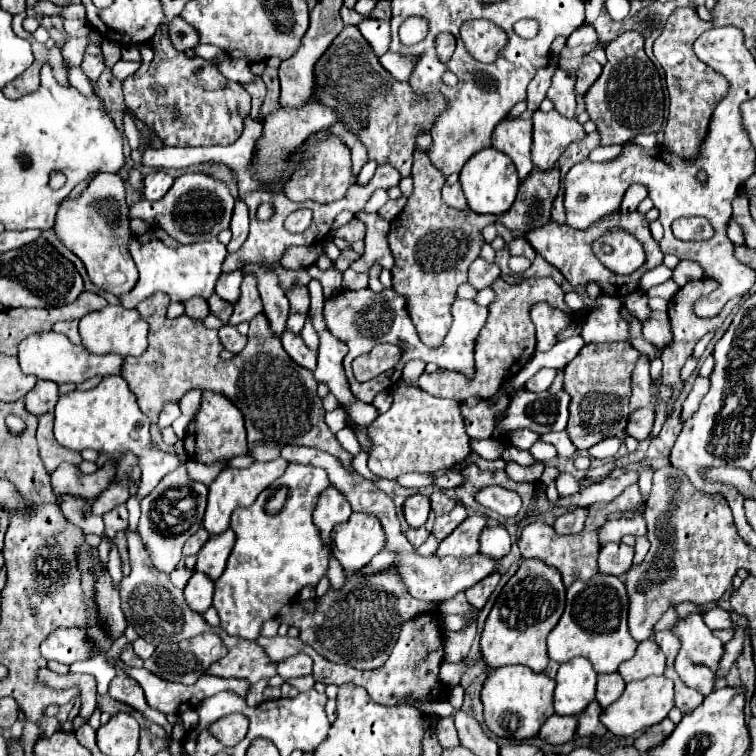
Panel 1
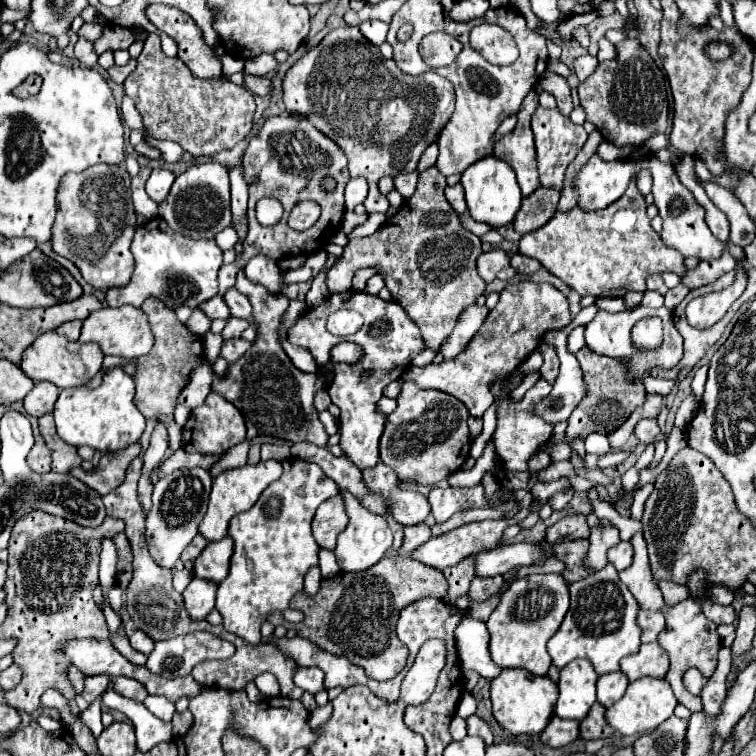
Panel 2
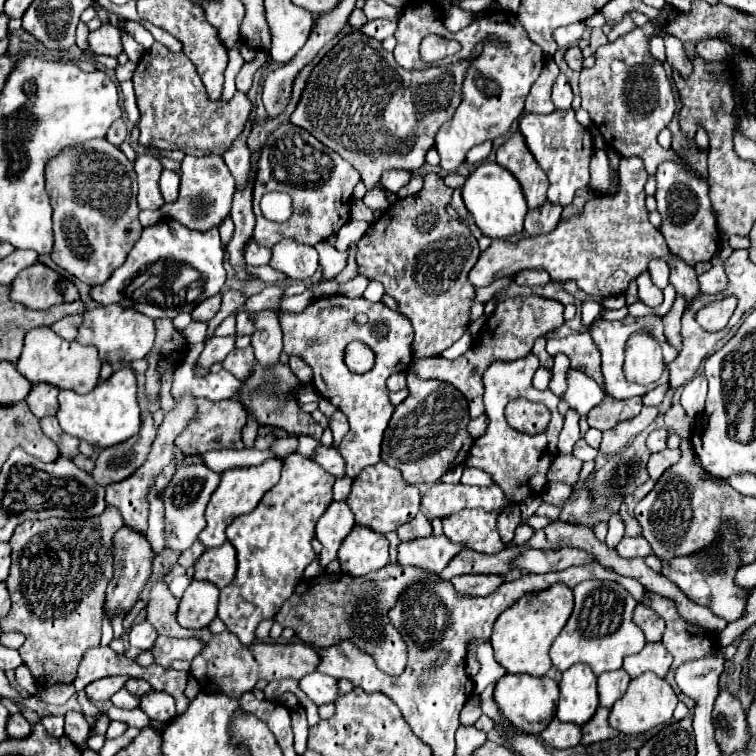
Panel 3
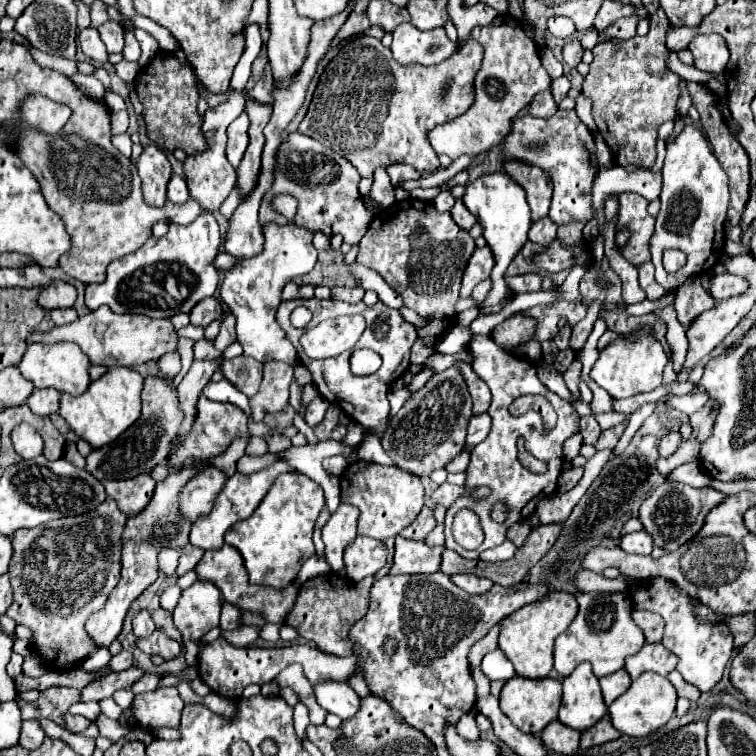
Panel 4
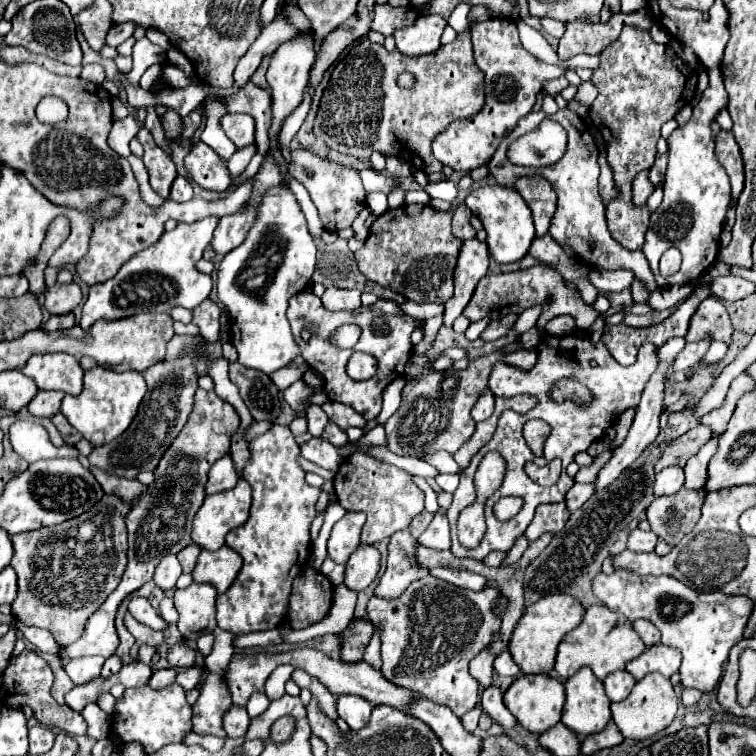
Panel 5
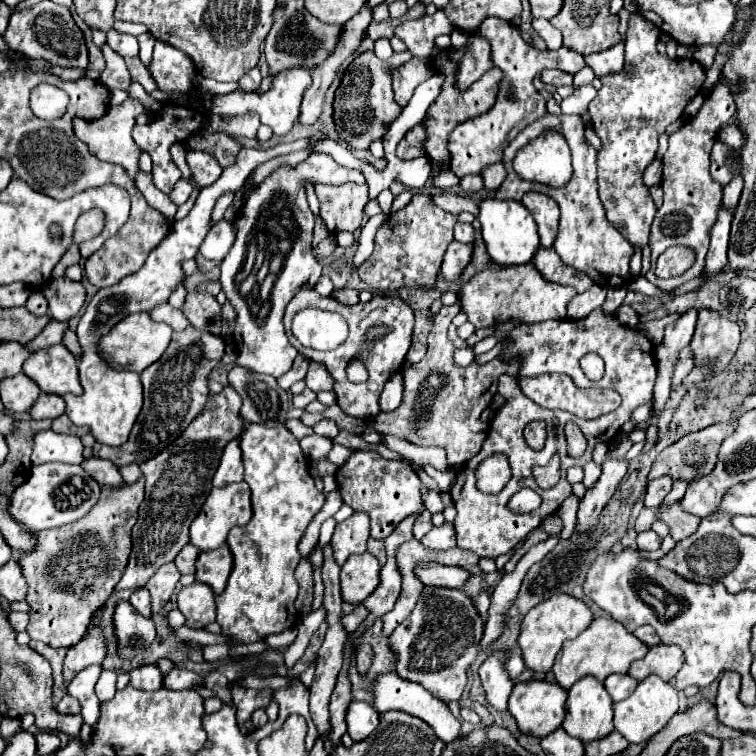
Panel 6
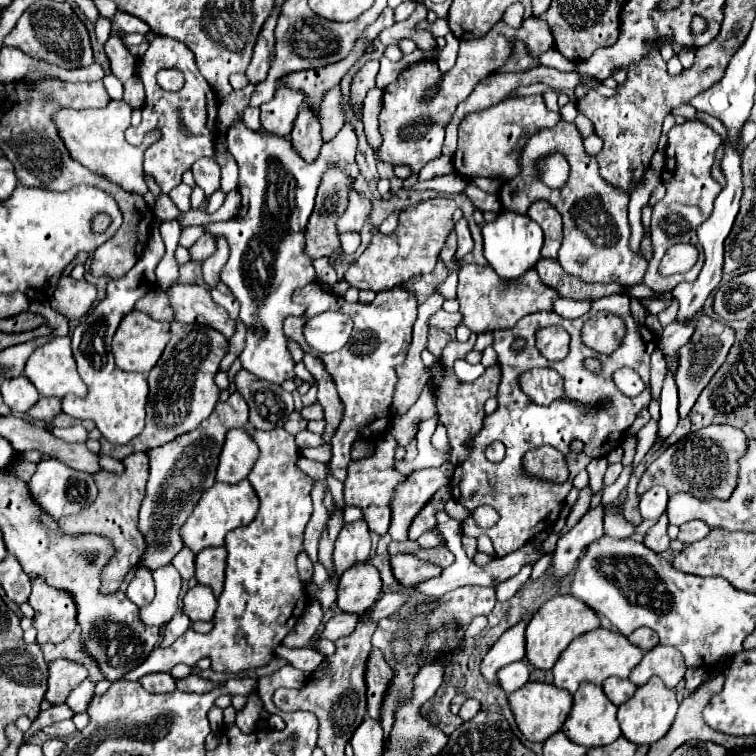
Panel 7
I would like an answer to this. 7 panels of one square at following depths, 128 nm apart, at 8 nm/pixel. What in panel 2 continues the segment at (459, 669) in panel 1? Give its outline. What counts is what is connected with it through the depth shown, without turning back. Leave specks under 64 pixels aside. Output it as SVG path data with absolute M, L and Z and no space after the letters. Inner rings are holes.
M464 616L456 626L456 644L460 644L460 670L474 670L482 678L492 680L500 674L500 668L490 660L488 654L488 630L478 618Z

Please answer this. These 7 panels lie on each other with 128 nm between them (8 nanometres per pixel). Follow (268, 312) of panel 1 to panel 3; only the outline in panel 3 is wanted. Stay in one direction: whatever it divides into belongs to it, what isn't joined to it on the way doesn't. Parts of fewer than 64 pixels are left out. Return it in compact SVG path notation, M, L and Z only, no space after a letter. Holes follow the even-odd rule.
M250 242L246 246L246 264L248 266L262 266L262 264L268 264L268 260L270 260L270 250L268 248L260 248L254 242Z

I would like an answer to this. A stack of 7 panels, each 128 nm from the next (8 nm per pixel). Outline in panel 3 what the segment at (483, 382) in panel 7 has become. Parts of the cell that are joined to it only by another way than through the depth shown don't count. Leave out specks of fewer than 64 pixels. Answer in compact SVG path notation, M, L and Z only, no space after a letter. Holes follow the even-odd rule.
M638 156L622 158L618 168L624 170L624 186L614 198L590 198L580 214L562 218L548 234L528 236L516 244L492 240L490 248L480 254L476 266L470 270L472 286L488 286L524 268L544 268L552 280L574 280L588 296L606 298L624 294L628 284L648 268L650 260L666 260L670 266L670 282L676 286L676 292L692 300L700 292L694 268L668 252L664 236L648 220L648 210L644 206L644 184L648 176L642 160ZM412 372L408 376L408 398L396 406L392 420L384 432L382 440L382 460L402 472L402 478L406 484L434 484L440 482L440 478L466 462L468 452L474 444L474 438L468 434L468 402L466 398L450 384L438 382L438 380L418 380Z

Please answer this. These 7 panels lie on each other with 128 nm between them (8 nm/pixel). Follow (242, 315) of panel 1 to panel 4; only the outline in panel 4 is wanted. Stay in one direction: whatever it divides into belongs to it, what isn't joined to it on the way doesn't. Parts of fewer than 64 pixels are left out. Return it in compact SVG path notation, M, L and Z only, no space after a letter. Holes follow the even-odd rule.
M222 356L216 360L194 360L192 368L180 382L178 404L180 404L180 412L184 414L184 420L180 424L180 432L176 432L176 440L172 440L172 444L170 444L168 456L184 442L184 436L188 436L188 428L192 428L192 420L196 420L196 400L198 400L202 388L206 386L206 382L218 370L220 360L222 360ZM150 472L140 474L130 480L112 480L104 482L106 494L116 500L118 508L130 518L136 516L136 512L142 512L148 506L148 500L152 498L156 482L152 480Z

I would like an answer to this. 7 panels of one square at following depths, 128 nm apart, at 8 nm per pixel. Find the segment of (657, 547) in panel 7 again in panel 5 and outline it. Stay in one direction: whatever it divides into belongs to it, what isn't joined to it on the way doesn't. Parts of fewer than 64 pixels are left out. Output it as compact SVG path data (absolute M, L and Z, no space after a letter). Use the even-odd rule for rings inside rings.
M720 436L713 437L704 448L700 448L700 452L696 456L692 456L692 460L688 460L688 464L684 466L684 474L686 474L686 488L700 488L706 484L706 466L708 460L712 458L712 454L716 452L716 440ZM636 528L630 532L628 538L628 550L632 552L652 552L658 541L658 536L650 531L643 531Z

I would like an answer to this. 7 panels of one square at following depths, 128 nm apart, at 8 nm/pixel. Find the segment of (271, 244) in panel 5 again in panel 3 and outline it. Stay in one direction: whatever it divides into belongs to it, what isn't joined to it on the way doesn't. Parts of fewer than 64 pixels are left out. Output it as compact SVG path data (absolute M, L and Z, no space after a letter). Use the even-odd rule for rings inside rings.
M282 240L272 248L270 266L288 276L304 274L304 278L310 278L318 270L318 252L312 246L302 246L294 240ZM238 314L236 316L236 334L238 336L242 336L242 334L248 334L250 336L252 332L254 332L254 326L252 326L248 314Z

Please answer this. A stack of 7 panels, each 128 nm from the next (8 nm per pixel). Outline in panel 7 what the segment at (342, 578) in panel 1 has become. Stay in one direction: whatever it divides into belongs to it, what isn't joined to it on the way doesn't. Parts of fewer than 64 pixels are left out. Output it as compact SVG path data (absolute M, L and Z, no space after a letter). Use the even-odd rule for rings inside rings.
M366 520L344 524L334 546L334 568L340 576L356 562L366 562L370 552L370 530Z

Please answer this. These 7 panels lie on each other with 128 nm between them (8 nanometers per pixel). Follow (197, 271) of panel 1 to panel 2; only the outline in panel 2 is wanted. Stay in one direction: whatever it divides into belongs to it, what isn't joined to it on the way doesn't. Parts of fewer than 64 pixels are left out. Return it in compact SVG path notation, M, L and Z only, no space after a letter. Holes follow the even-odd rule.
M154 218L136 230L132 254L136 260L132 280L124 288L110 288L106 292L110 306L132 304L140 308L148 296L158 296L172 310L178 306L198 308L202 302L218 294L218 268L222 266L222 250L214 244L214 240L186 238L180 232L172 232L164 220Z

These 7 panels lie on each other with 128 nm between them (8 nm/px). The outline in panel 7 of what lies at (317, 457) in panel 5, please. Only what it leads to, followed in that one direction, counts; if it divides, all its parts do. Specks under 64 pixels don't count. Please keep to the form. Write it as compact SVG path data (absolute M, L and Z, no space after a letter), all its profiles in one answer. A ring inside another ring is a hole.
M304 430L300 434L296 434L296 444L298 448L318 448L324 444L320 434L312 434L310 430Z

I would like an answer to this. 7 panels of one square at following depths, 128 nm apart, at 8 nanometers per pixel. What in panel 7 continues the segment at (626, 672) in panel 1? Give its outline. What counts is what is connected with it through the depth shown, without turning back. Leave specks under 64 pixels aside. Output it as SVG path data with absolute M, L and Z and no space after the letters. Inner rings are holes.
M662 646L648 650L640 664L630 672L630 682L642 686L648 682L650 676L660 676L668 688L674 688L686 674L684 658L680 656L678 648Z

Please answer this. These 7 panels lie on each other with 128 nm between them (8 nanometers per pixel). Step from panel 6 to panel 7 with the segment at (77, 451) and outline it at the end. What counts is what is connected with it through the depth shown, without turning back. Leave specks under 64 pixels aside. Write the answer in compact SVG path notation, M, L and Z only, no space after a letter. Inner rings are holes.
M70 426L70 428L52 428L52 434L64 442L86 442L88 432L82 426Z

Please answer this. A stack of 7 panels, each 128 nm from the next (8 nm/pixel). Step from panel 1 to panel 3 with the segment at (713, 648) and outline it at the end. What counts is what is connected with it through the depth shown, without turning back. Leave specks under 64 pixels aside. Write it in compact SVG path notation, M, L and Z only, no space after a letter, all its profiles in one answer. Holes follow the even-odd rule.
M720 688L712 716L714 716L716 740L720 744L722 754L744 750L748 742L746 716L742 704L728 692L728 688Z

